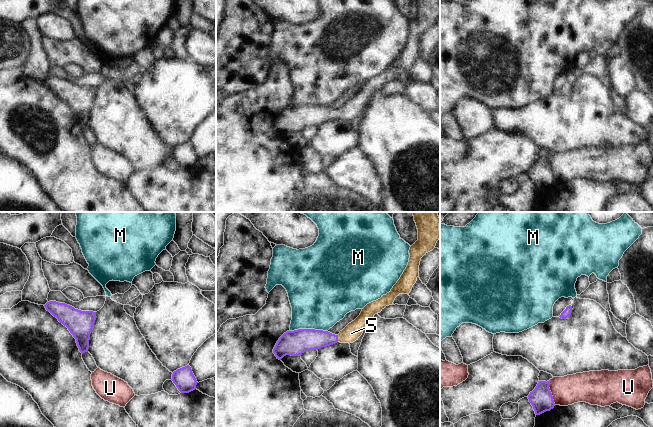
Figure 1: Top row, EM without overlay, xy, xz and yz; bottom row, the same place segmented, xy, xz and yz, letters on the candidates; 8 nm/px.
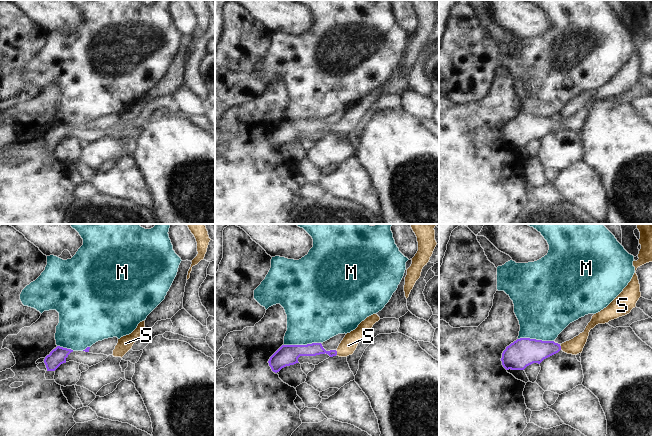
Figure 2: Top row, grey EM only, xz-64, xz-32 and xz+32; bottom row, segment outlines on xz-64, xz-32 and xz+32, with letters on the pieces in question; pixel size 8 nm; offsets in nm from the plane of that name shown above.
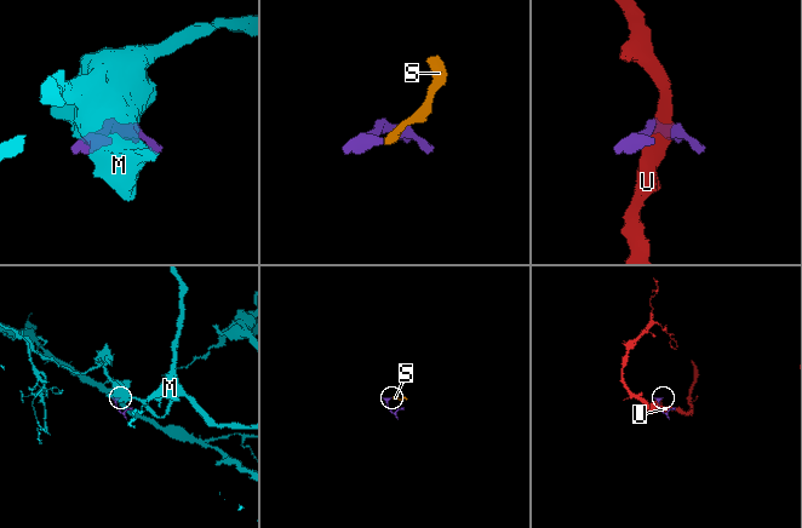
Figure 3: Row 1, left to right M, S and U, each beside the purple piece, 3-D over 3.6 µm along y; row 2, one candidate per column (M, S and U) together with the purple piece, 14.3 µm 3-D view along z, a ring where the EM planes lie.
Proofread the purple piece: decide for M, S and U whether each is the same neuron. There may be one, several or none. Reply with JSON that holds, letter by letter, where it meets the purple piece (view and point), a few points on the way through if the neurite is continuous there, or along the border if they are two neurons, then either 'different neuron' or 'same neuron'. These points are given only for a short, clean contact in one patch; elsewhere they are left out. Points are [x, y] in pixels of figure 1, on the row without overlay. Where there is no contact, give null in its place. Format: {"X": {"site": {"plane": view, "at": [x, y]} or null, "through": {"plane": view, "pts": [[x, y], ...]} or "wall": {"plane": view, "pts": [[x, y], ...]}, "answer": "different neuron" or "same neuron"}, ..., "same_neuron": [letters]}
{"M": {"site": {"plane": "xz", "at": [308, 105]}, "wall": {"plane": "xz", "pts": [[327, 106], [294, 105], [290, 107]]}, "answer": "different neuron"}, "S": {"site": {"plane": "xz", "at": [337, 114]}, "through": {"plane": "xz", "pts": [[306, 115], [337, 114], [351, 109]]}, "answer": "same neuron"}, "U": {"site": {"plane": "yz", "at": [550, 168]}, "answer": "different neuron"}, "same_neuron": ["S"]}

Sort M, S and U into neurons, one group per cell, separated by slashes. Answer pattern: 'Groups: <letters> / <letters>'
Groups: M / S / U

